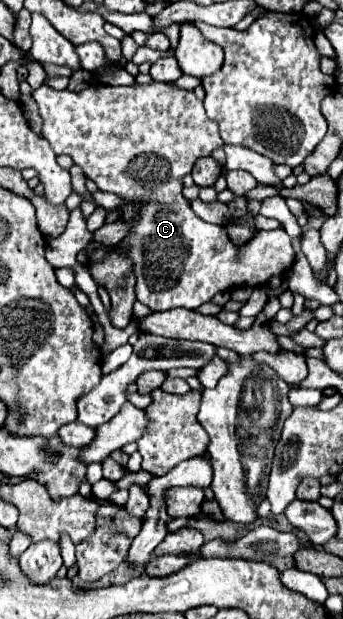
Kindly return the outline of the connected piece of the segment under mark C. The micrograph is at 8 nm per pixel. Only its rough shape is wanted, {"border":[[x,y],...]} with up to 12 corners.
{"border":[[174,84],[32,90],[42,136],[134,220],[136,298],[196,310],[292,270],[184,198],[224,146]]}

